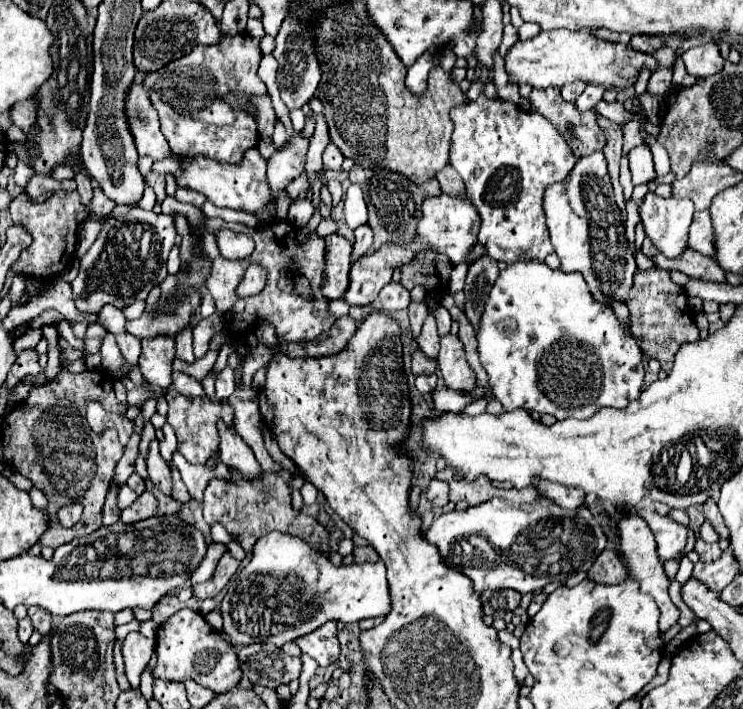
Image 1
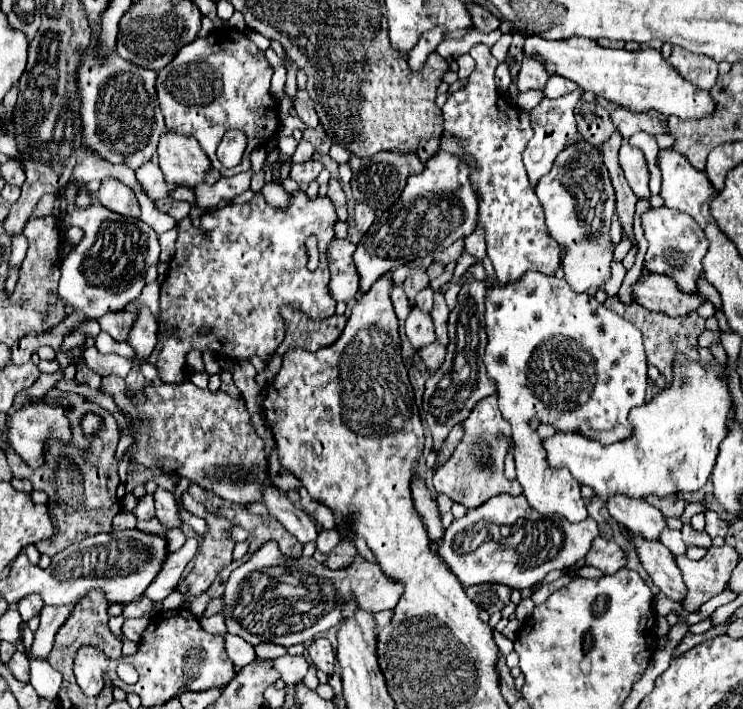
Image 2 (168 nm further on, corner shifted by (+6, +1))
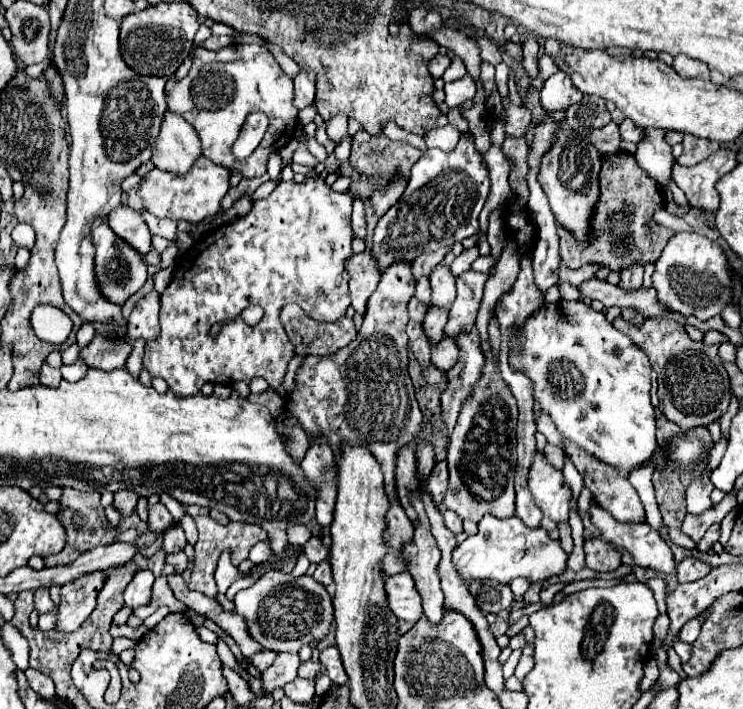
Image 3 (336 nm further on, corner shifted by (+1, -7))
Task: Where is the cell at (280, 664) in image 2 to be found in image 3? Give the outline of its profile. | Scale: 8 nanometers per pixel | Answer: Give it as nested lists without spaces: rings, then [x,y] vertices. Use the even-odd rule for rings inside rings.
[[[309,659],[309,661],[303,661],[303,663],[301,663],[301,667],[299,667],[299,677],[303,677],[303,679],[315,679],[315,675],[317,675],[319,671],[323,671],[323,665],[321,665],[319,661]]]

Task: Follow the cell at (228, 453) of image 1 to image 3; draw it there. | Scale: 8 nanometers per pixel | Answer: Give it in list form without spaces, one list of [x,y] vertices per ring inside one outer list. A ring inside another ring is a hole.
[[[311,537],[311,539],[307,541],[307,545],[305,545],[303,553],[309,557],[309,561],[311,561],[311,563],[321,563],[321,561],[325,561],[325,559],[327,559],[327,555],[329,555],[327,547],[325,547],[325,545],[323,545],[323,541],[321,541],[321,539],[317,539],[317,537]]]

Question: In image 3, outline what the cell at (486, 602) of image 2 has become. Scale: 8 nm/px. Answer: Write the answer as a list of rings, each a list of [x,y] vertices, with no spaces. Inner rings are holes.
[[[469,581],[469,593],[475,597],[479,609],[483,613],[499,613],[507,609],[513,601],[513,593],[509,585],[499,581]]]

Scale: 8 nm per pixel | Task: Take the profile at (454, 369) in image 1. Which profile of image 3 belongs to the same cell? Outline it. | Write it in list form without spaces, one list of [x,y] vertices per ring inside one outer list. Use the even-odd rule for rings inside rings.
[[[439,263],[431,271],[431,291],[433,291],[433,299],[431,299],[433,305],[451,309],[455,297],[455,277],[447,265]]]

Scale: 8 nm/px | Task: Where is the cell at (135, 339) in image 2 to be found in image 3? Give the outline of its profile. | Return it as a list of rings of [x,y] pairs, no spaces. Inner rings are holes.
[[[153,289],[143,299],[137,301],[129,315],[129,339],[153,339],[159,333],[159,293]]]

